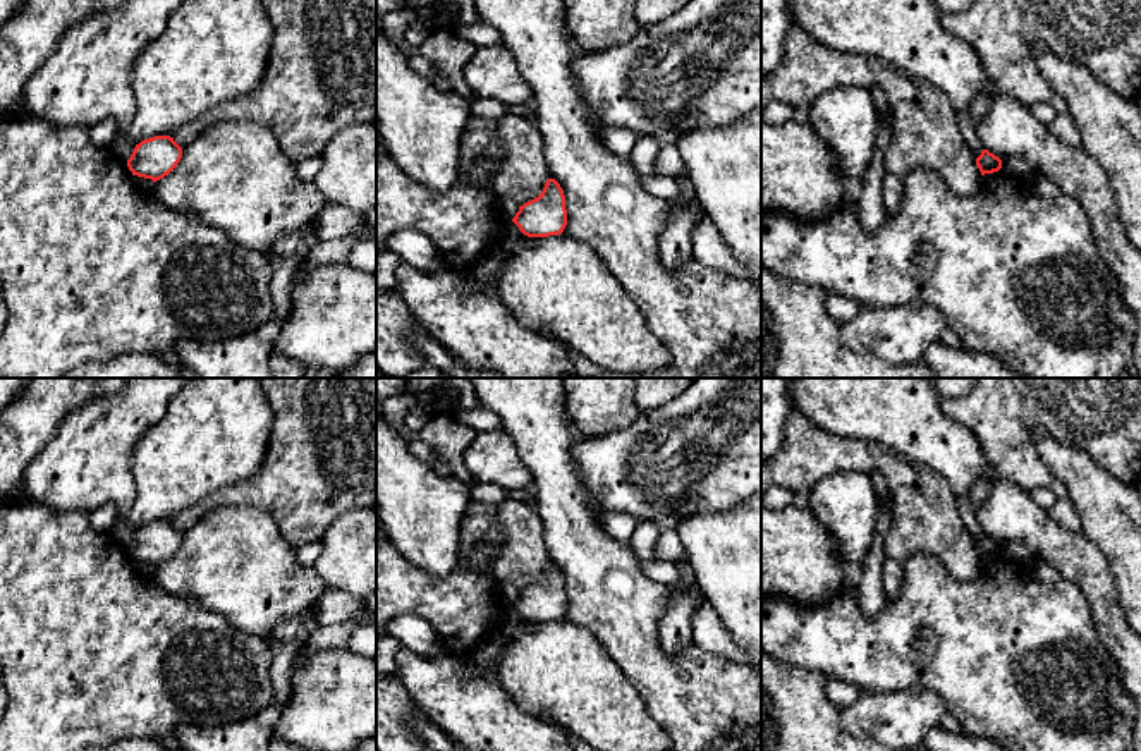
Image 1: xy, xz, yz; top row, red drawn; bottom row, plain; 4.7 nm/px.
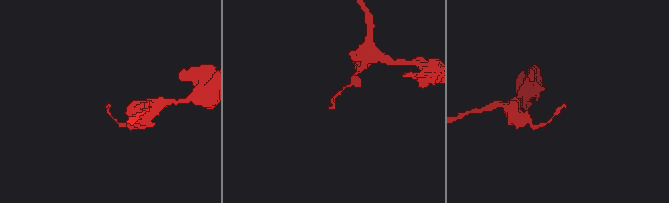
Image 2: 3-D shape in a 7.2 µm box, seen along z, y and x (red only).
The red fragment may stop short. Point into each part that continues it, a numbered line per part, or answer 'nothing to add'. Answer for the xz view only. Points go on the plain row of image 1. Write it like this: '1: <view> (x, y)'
nothing to add

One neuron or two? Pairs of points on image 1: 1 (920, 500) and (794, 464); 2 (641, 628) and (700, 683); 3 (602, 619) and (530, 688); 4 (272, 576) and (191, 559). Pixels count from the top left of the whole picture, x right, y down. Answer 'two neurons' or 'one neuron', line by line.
1: one neuron
2: one neuron
3: two neurons
4: one neuron

